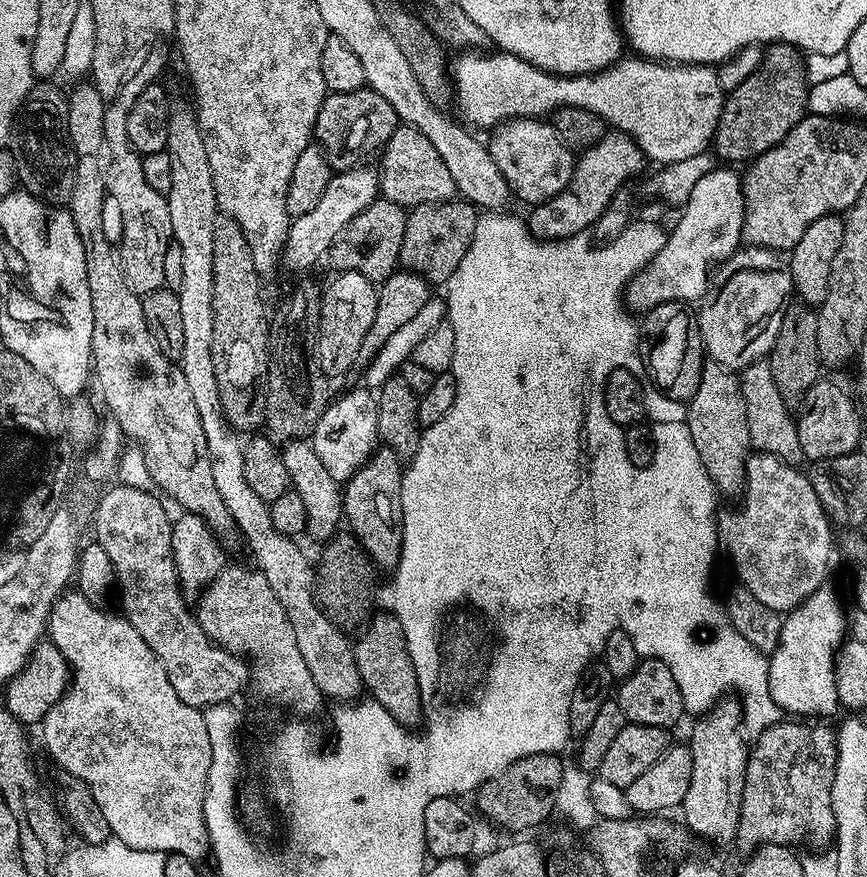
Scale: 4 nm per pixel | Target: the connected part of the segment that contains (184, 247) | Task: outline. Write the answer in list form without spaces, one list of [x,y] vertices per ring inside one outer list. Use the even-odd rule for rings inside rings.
[[[173,107],[168,114],[168,125],[170,126],[170,134],[168,135],[167,151],[170,154],[170,166],[174,166],[172,171],[170,190],[168,191],[168,205],[170,206],[170,226],[172,227],[172,238],[174,243],[182,250],[182,286],[178,290],[180,297],[180,305],[182,306],[182,354],[178,361],[182,374],[186,374],[186,382],[190,385],[190,394],[194,398],[194,406],[198,408],[198,418],[202,420],[202,434],[206,436],[206,454],[210,458],[210,474],[214,478],[214,486],[218,486],[218,494],[222,494],[222,500],[226,502],[226,508],[232,514],[232,520],[235,527],[240,528],[240,532],[244,535],[244,540],[248,543],[248,548],[252,551],[252,556],[255,567],[266,578],[266,582],[270,582],[270,590],[274,590],[274,594],[278,594],[278,602],[282,602],[282,610],[286,610],[286,618],[290,618],[290,626],[294,626],[294,639],[298,641],[298,651],[301,652],[303,660],[306,662],[306,667],[310,669],[310,678],[314,678],[314,682],[318,686],[321,697],[332,699],[332,702],[352,702],[355,701],[362,692],[363,684],[360,675],[358,674],[357,664],[354,662],[354,654],[350,647],[350,640],[347,640],[345,633],[341,628],[332,621],[331,618],[324,614],[320,609],[320,604],[316,600],[314,591],[314,564],[308,556],[295,544],[293,537],[284,532],[279,532],[275,528],[275,522],[272,521],[272,510],[269,501],[258,498],[258,494],[254,494],[254,490],[250,490],[250,486],[246,482],[246,470],[242,467],[242,458],[244,457],[244,444],[238,435],[235,428],[228,424],[227,418],[224,416],[222,402],[219,401],[218,381],[214,376],[214,362],[211,361],[211,346],[214,342],[214,222],[218,215],[216,207],[216,195],[214,194],[214,178],[210,174],[210,158],[206,158],[206,142],[204,141],[204,132],[200,129],[200,124],[196,121],[196,113],[191,107],[176,108]]]

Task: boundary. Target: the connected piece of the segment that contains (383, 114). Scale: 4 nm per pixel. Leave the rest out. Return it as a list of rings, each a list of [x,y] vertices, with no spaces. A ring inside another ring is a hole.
[[[370,87],[350,90],[349,93],[333,92],[325,95],[318,110],[314,140],[324,149],[328,165],[336,172],[344,172],[367,161],[364,159],[371,152],[379,153],[400,123],[400,115],[394,110],[394,106],[390,106],[390,102],[382,98],[382,94]]]

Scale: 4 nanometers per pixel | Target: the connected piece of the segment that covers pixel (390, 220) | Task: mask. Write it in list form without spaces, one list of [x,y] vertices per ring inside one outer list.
[[[379,197],[366,210],[356,214],[344,227],[342,234],[338,234],[338,238],[326,253],[327,259],[332,259],[337,273],[358,271],[372,283],[382,283],[395,272],[399,263],[406,218],[405,209],[384,197]]]

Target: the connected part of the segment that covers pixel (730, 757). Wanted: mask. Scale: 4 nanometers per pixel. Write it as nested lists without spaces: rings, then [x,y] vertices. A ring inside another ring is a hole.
[[[739,703],[724,704],[713,707],[703,713],[700,720],[692,728],[692,740],[687,741],[692,759],[692,773],[690,774],[690,790],[686,790],[686,798],[682,805],[684,812],[683,827],[689,833],[701,836],[704,840],[713,840],[716,844],[724,844],[727,840],[737,839],[736,830],[740,825],[740,803],[744,789],[744,771],[748,765],[749,749],[744,748],[745,733],[742,731],[742,708]]]

